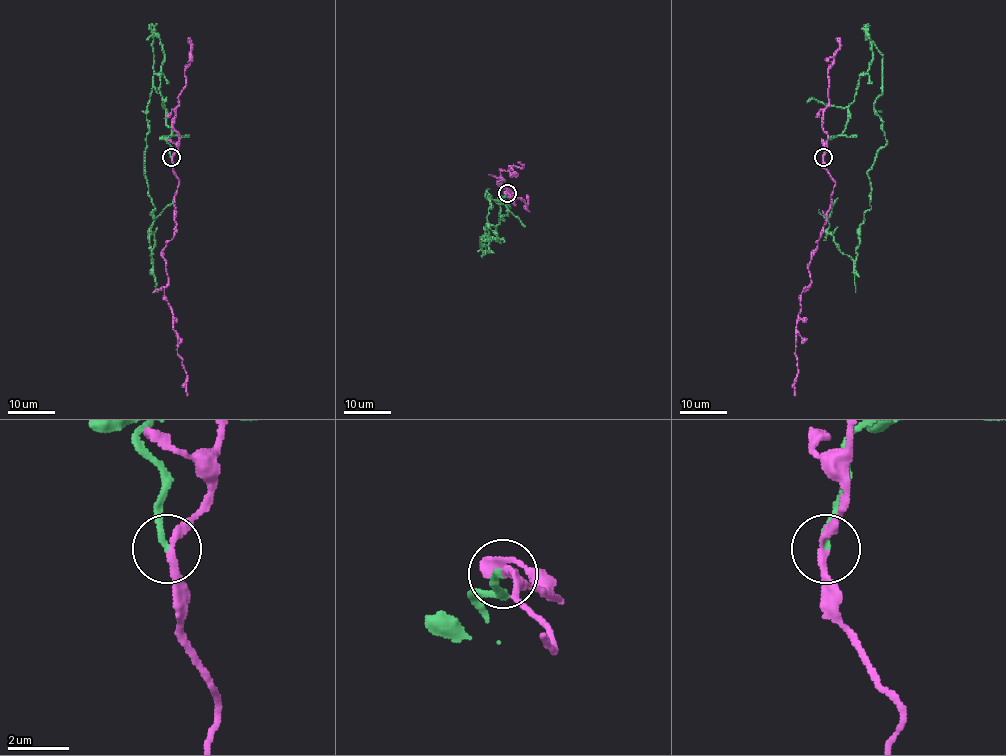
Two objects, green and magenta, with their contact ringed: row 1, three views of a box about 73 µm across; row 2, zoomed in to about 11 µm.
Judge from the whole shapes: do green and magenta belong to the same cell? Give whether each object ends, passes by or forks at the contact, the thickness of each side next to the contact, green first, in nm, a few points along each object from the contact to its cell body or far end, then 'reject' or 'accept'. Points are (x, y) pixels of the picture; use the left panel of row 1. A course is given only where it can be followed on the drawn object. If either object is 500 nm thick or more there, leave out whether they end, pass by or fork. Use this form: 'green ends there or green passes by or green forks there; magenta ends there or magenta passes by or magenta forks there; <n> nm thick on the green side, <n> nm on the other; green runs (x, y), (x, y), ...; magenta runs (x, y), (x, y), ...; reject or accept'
green ends there; magenta passes by; 220 nm thick on the green side, 220 nm on the other; green runs (171, 157), (159, 85), (163, 45), (154, 36), (144, 165), (154, 208), (152, 260), (153, 220), (175, 197); magenta runs (171, 157), (178, 186), (176, 232), (163, 251), (164, 297), (188, 395); reject

